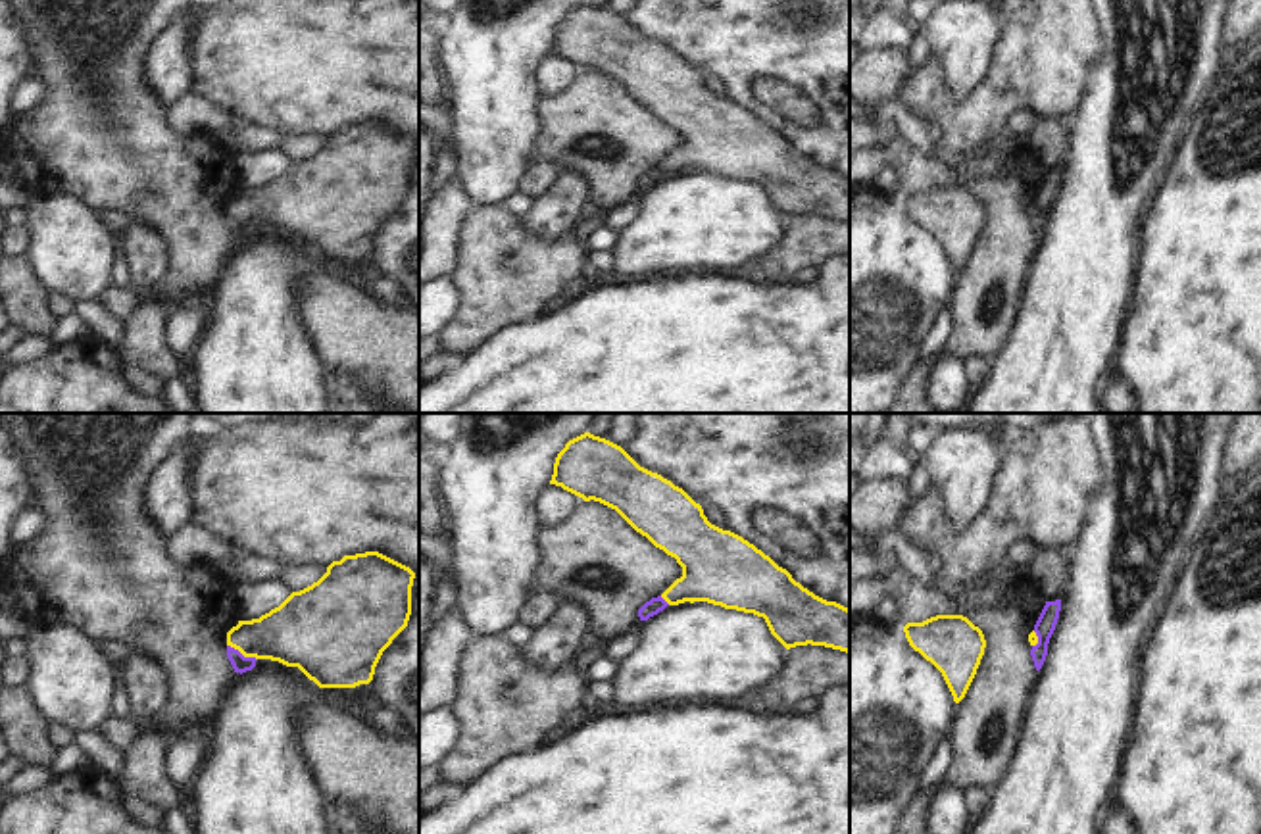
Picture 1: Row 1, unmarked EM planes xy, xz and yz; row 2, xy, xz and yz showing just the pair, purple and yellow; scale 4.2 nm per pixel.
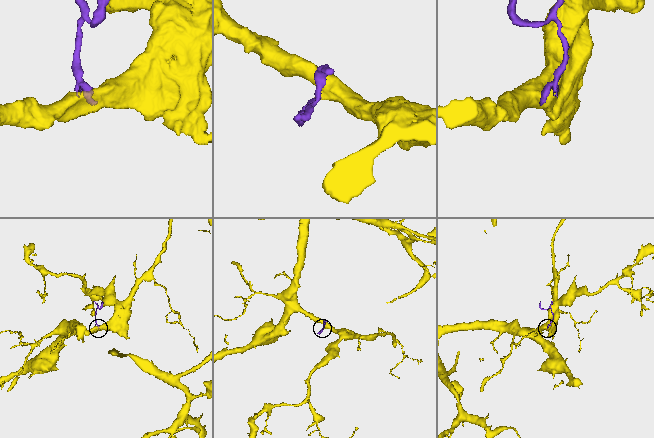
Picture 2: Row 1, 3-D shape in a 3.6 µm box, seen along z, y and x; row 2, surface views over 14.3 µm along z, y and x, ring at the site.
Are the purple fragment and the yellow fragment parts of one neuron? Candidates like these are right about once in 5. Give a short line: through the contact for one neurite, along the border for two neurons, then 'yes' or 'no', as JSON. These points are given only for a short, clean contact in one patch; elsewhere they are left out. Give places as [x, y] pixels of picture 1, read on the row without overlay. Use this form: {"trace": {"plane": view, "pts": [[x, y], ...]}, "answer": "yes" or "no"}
{"trace": {"plane": "xy", "pts": [[227, 214], [256, 229]]}, "answer": "no"}

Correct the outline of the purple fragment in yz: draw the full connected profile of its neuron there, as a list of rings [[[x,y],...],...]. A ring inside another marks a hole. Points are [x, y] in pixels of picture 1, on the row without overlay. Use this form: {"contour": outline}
{"contour": [[[1061,169],[1046,171],[1046,175],[1044,175],[1036,194],[1034,194],[1038,213],[1032,215],[1030,225],[1032,225],[1036,240],[1040,240],[1044,231],[1046,231],[1048,213],[1050,213],[1050,208],[1051,208],[1051,204],[1055,200],[1059,181],[1061,181]]]}

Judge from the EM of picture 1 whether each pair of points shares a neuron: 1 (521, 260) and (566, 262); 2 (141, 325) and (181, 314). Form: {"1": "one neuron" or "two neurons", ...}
{"1": "one neuron", "2": "two neurons"}

